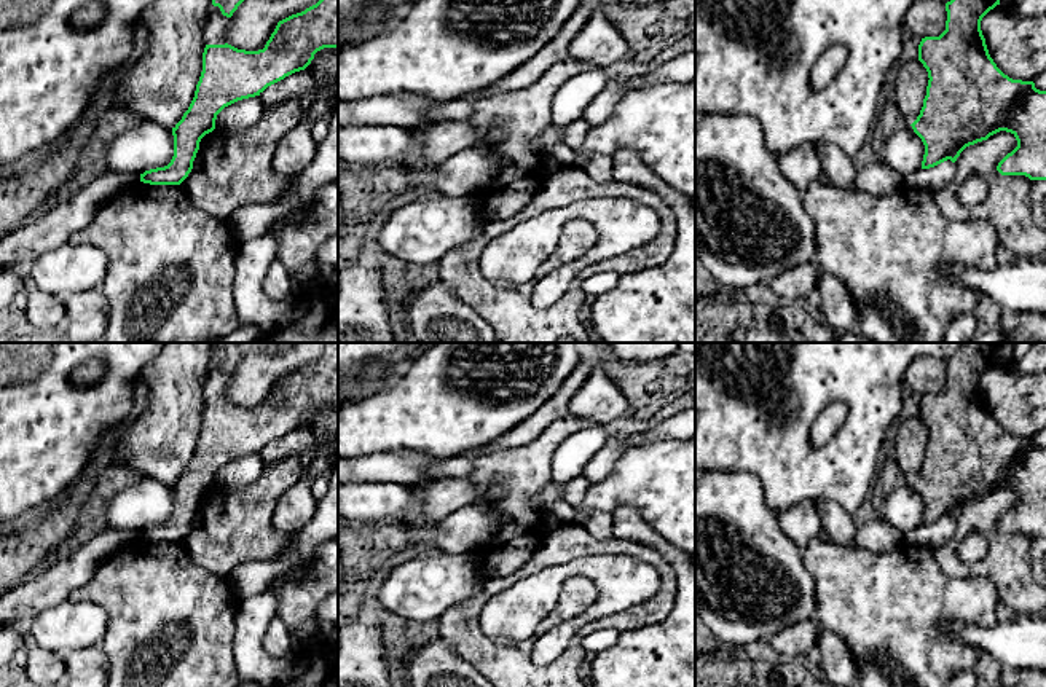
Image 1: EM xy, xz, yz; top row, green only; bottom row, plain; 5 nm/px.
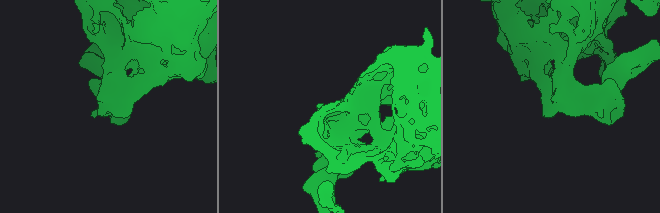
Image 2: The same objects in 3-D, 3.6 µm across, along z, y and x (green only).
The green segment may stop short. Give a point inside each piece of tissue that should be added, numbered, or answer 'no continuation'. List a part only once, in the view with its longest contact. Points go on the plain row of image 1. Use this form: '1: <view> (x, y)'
1: xy (216, 383)

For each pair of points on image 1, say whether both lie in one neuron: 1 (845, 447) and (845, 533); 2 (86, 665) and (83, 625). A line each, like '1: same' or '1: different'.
1: different
2: different

